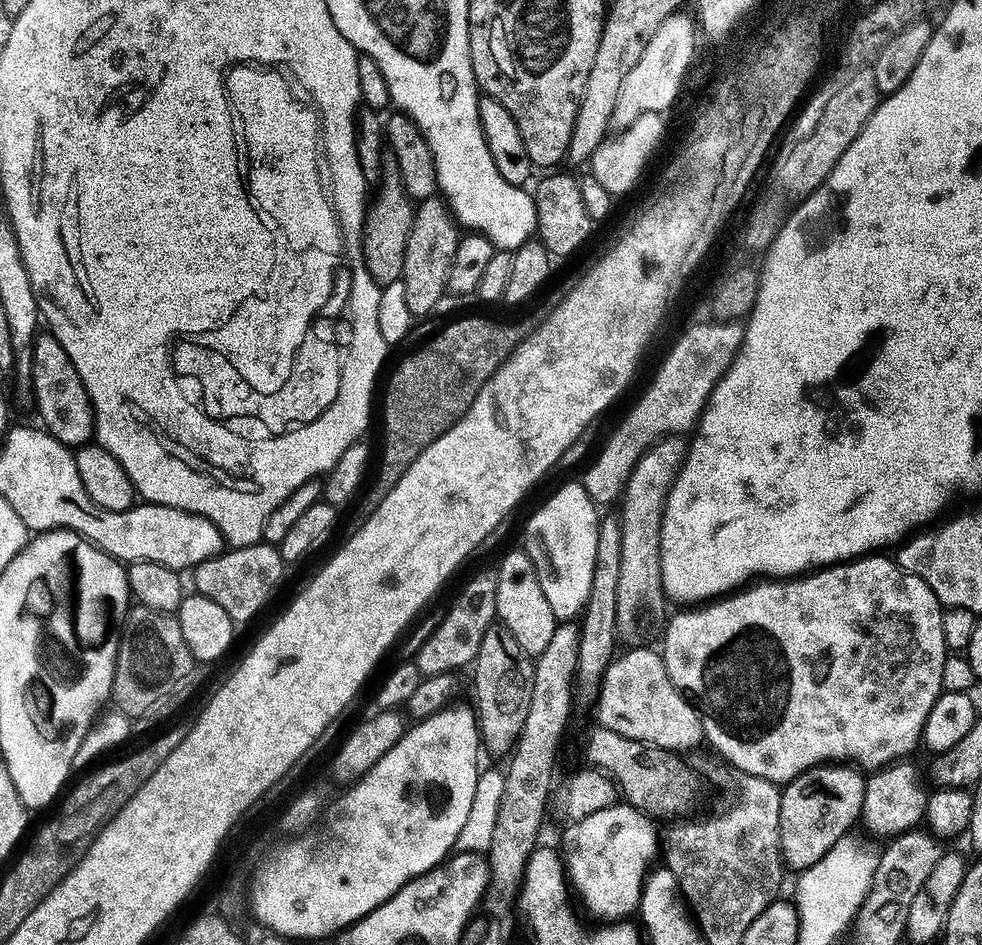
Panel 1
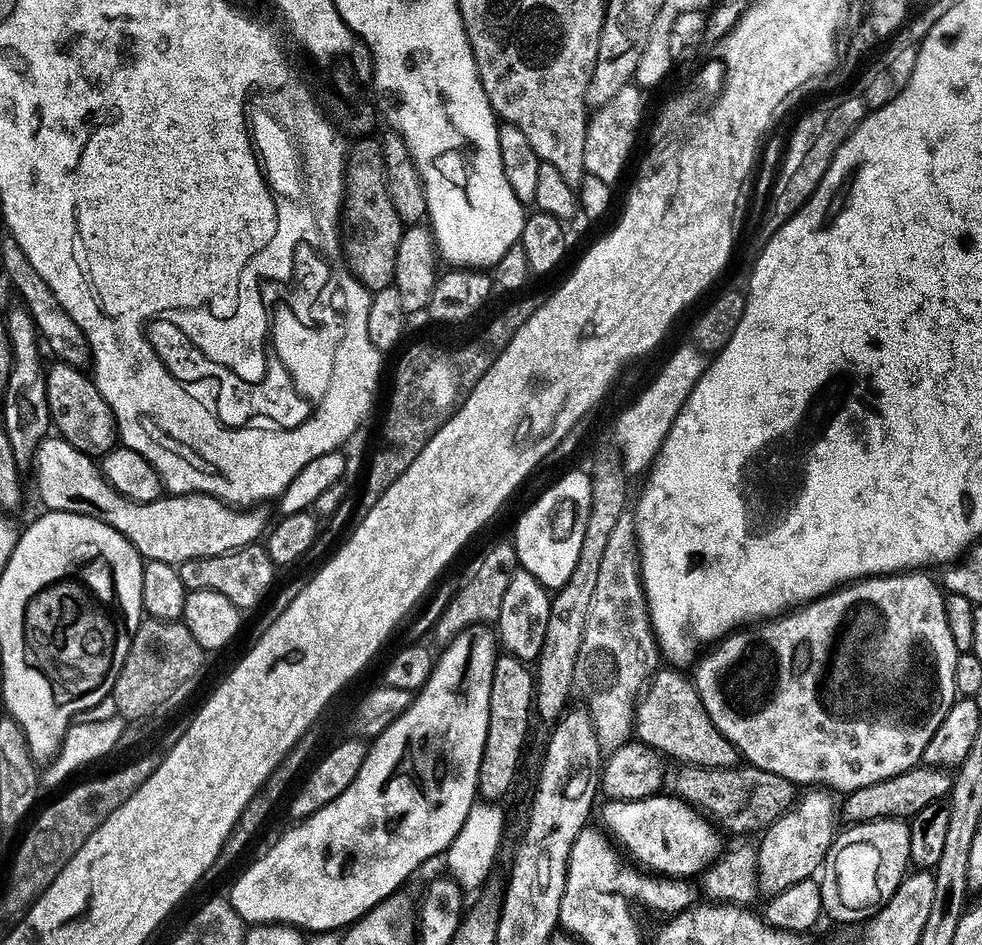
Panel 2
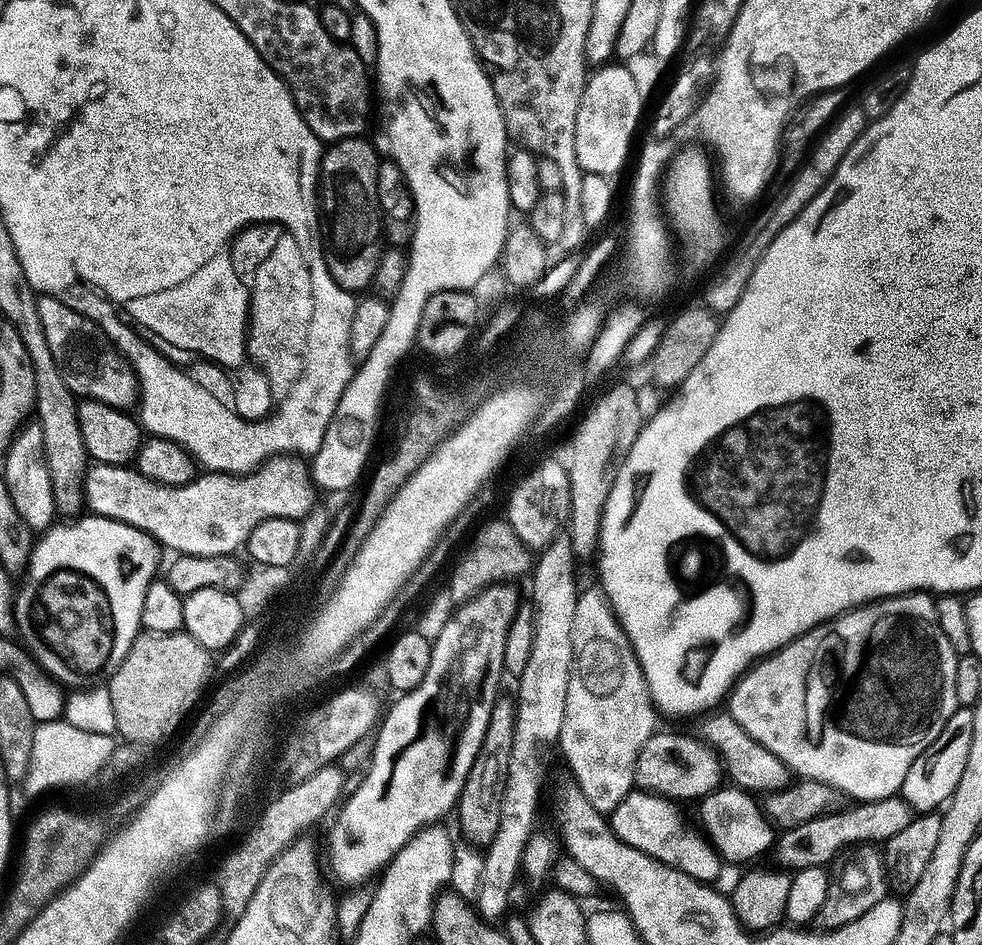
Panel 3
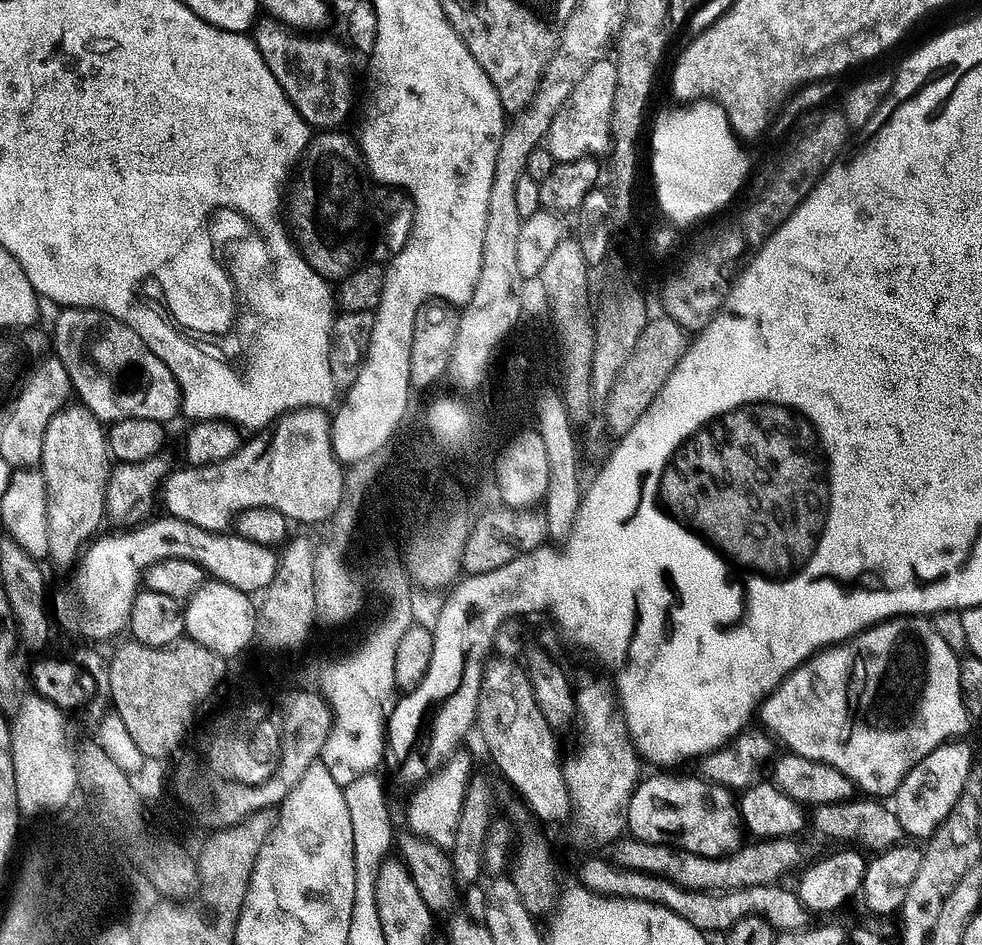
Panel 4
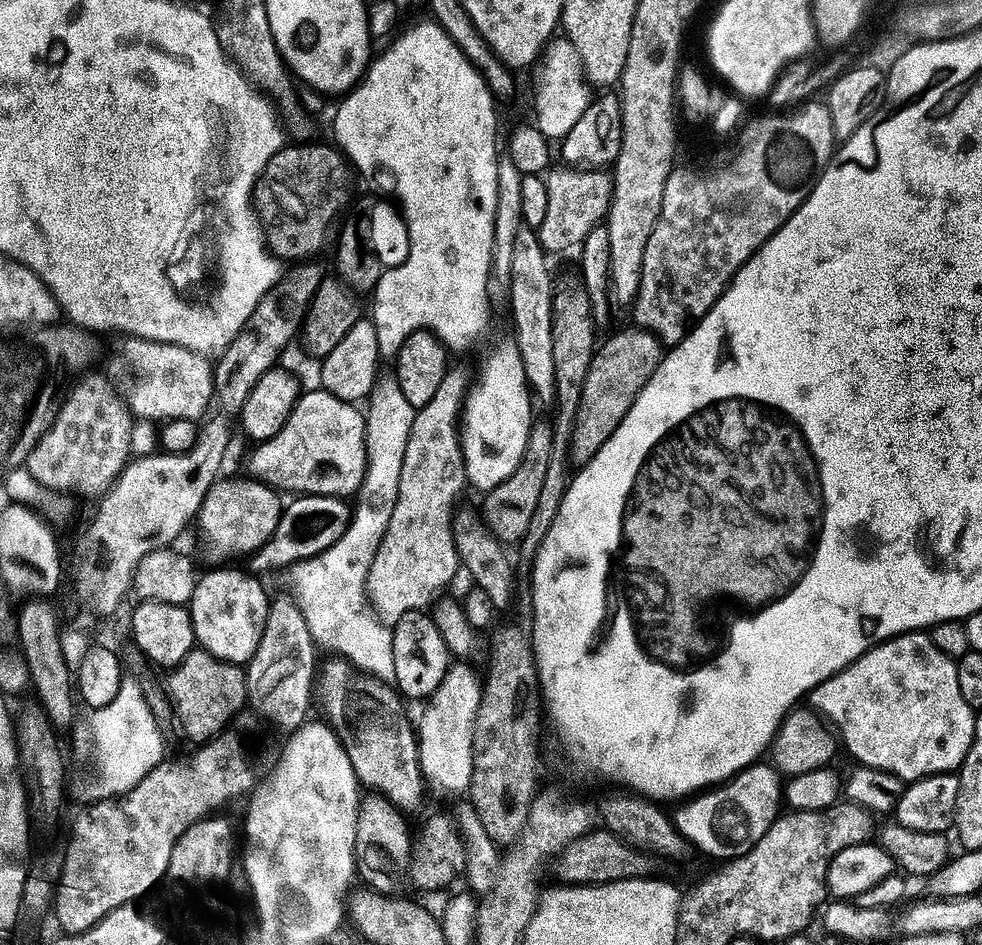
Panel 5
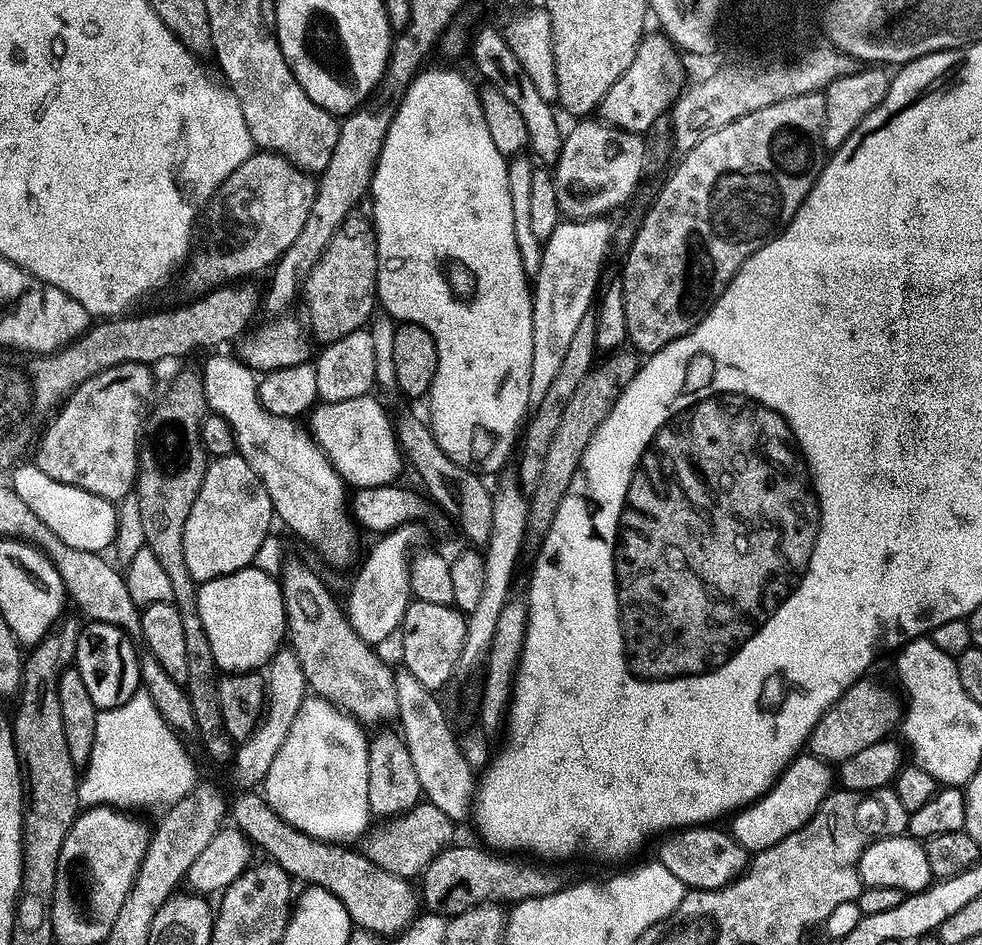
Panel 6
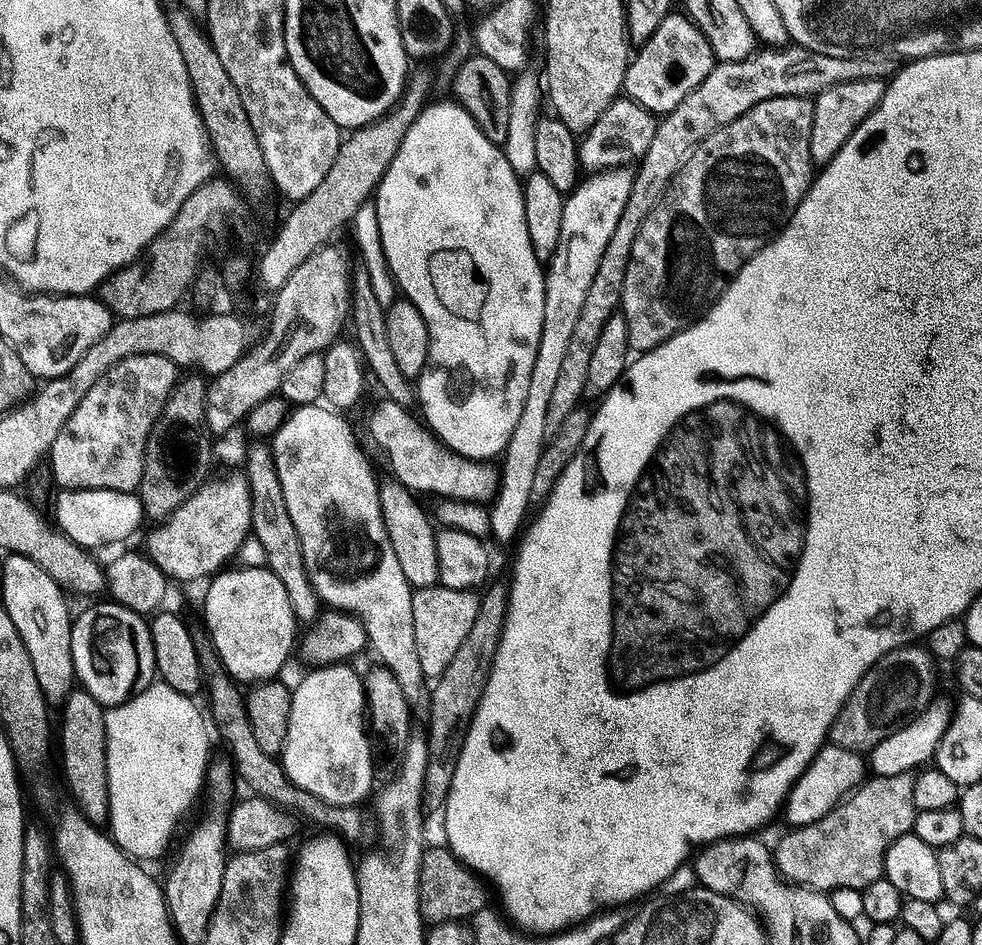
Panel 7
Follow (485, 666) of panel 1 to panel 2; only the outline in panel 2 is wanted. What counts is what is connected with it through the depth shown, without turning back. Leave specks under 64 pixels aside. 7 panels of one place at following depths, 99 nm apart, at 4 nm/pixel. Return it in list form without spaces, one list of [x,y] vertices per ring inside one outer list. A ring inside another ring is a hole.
[[[504,654],[494,666],[494,682],[490,690],[490,730],[486,734],[486,750],[482,754],[479,795],[485,801],[500,802],[516,784],[520,763],[524,760],[524,747],[528,744],[528,731],[534,720],[537,677],[529,665],[518,658]]]

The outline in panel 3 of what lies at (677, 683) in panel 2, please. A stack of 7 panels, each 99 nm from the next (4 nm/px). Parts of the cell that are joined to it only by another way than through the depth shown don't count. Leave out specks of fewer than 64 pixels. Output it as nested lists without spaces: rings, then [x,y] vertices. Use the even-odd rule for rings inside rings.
[[[708,714],[703,717],[702,721],[704,721],[704,725],[701,726],[700,733],[698,733],[699,739],[716,751],[724,764],[727,777],[735,787],[753,794],[761,794],[760,792],[771,794],[781,792],[782,789],[793,783],[794,773],[778,757],[770,754],[770,750],[766,750],[766,746],[754,742],[754,738],[750,738],[750,734],[746,734],[746,730],[742,730],[742,726],[738,726],[738,722],[734,722],[731,716]]]

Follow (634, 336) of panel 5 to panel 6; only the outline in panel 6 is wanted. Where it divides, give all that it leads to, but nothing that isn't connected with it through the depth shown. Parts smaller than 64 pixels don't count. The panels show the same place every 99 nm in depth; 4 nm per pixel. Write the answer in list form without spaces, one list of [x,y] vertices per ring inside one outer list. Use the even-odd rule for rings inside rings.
[[[630,350],[617,351],[605,360],[607,361],[604,363],[601,361],[592,370],[570,400],[561,423],[561,429],[558,430],[557,437],[550,446],[549,457],[546,458],[546,467],[543,470],[540,484],[533,489],[529,499],[525,543],[527,547],[538,548],[543,544],[566,494],[569,493],[570,486],[573,485],[574,478],[583,469],[586,450],[589,449],[594,434],[600,429],[602,422],[613,412],[614,406],[620,400],[621,393],[628,388],[642,367],[639,355]]]

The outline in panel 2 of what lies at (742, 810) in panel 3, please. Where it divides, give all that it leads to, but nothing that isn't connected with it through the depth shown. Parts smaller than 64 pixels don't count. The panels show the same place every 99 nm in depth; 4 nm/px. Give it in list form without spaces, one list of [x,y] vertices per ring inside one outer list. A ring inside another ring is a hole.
[[[674,794],[645,800],[613,800],[605,805],[603,827],[628,856],[632,855],[652,872],[661,872],[661,877],[699,877],[725,851],[721,829],[703,811]]]

